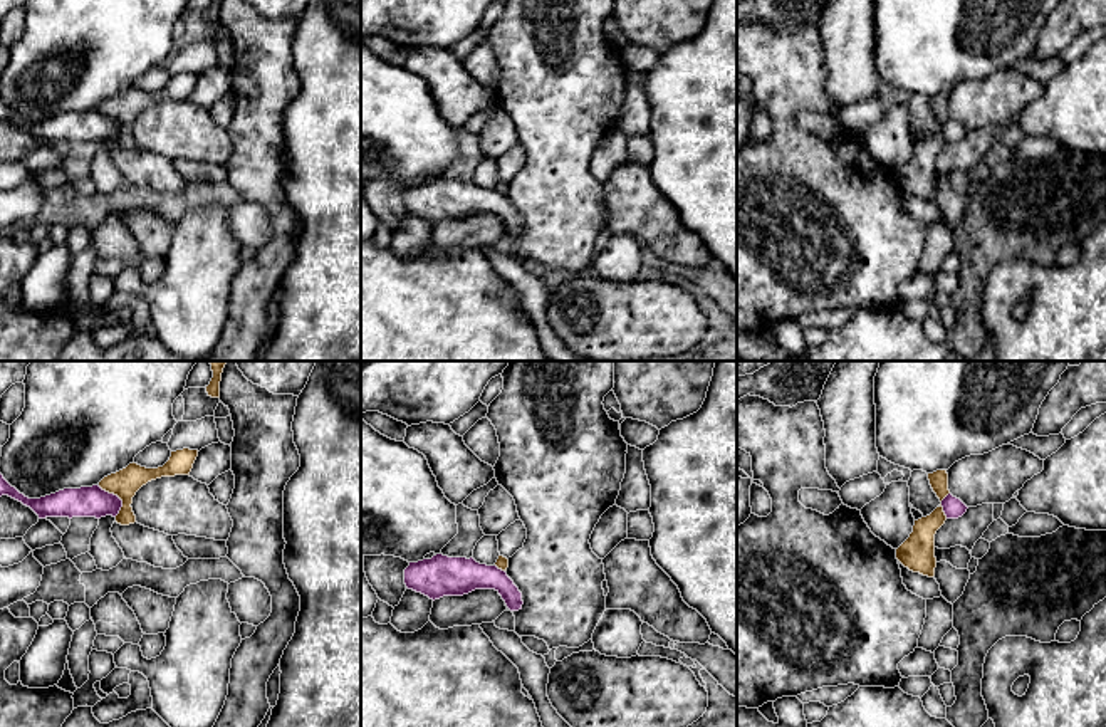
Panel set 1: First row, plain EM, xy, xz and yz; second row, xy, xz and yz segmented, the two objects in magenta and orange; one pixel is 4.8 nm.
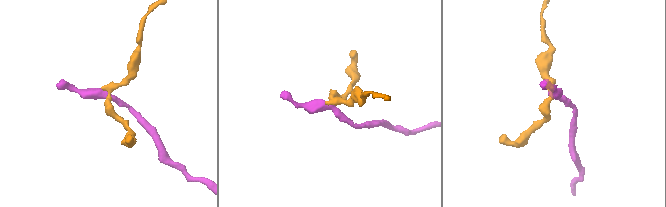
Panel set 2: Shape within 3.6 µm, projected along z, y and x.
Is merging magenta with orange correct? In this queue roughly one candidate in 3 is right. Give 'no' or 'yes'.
no

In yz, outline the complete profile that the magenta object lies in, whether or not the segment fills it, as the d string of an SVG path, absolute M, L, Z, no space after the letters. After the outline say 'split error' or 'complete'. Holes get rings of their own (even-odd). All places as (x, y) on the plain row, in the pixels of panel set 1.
M948 118L942 124L942 131L943 131L943 136L945 136L947 143L958 143L968 133L960 123L953 121L952 118Z | complete

